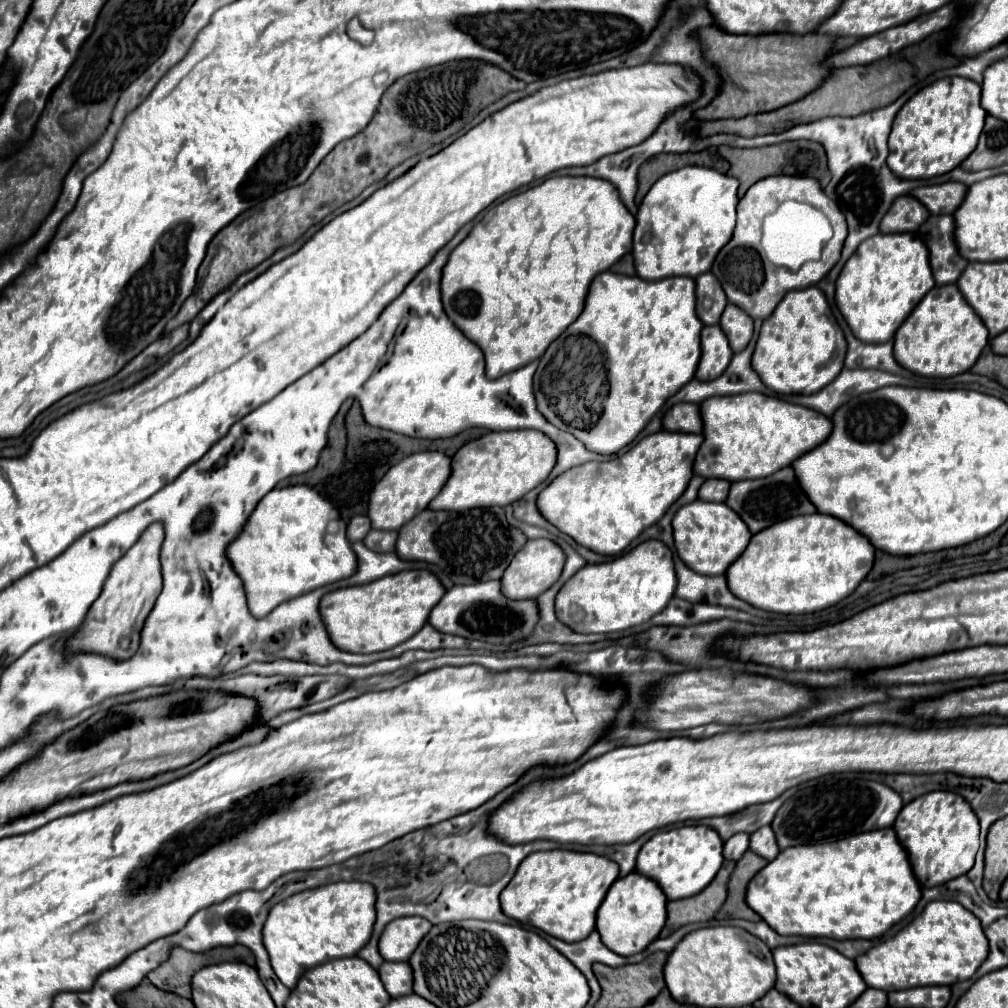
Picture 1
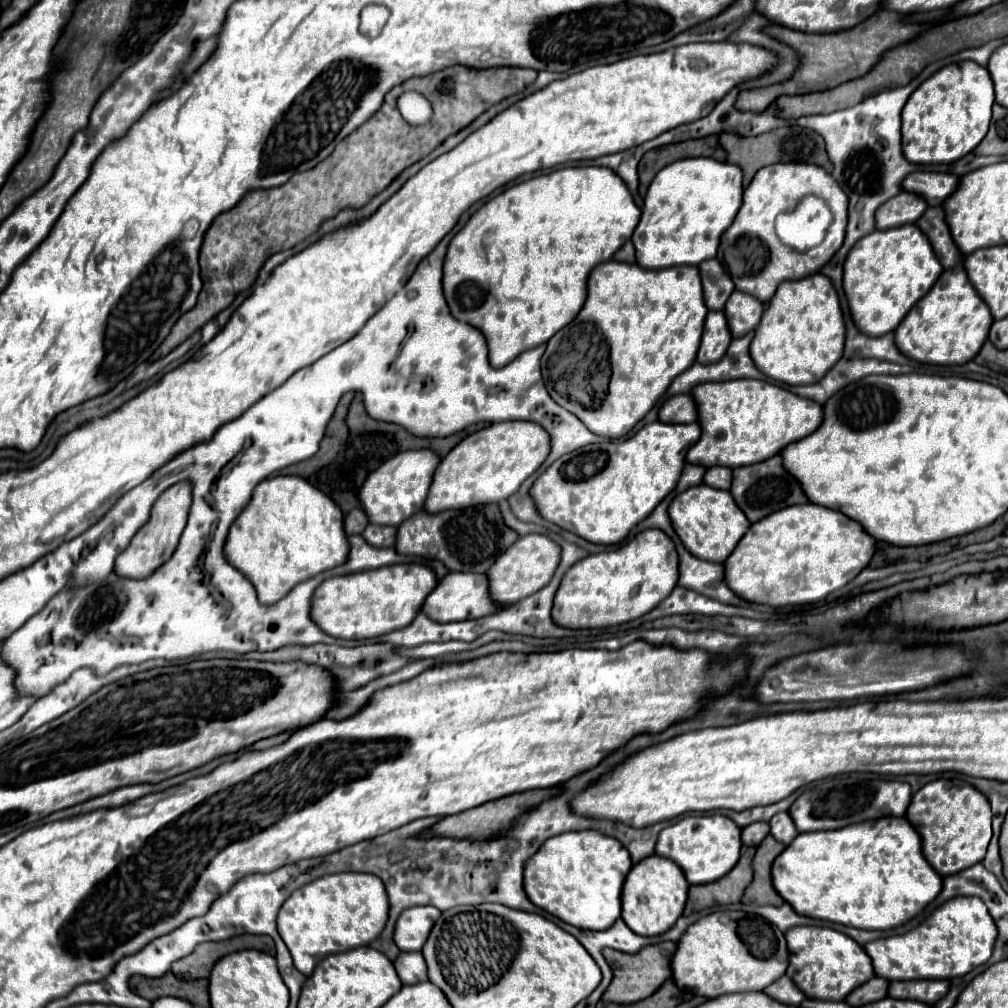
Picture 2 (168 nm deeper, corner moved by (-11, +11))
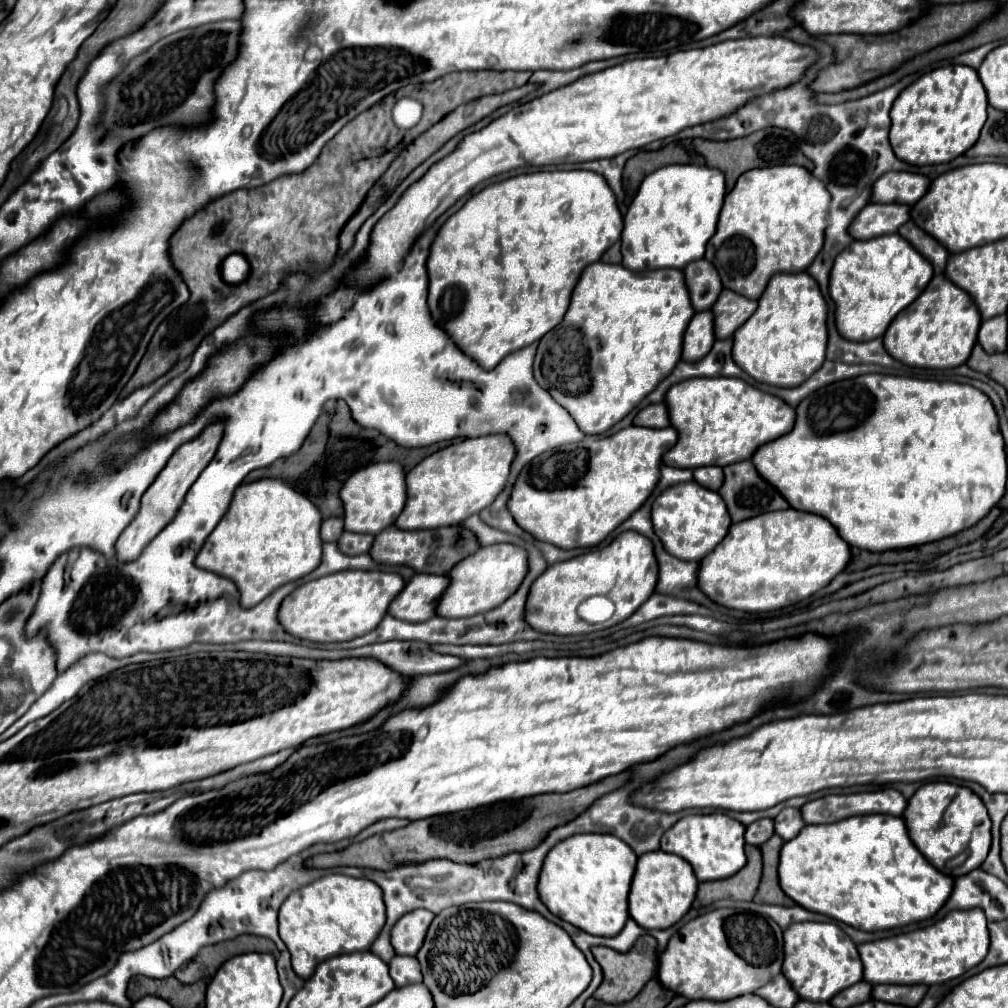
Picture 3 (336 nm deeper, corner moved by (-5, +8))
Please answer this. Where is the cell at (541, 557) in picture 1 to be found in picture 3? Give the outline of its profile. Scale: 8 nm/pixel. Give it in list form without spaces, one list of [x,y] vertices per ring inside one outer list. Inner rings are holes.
[[[515,544],[483,546],[481,552],[477,552],[477,556],[469,556],[469,560],[463,560],[463,564],[457,564],[457,568],[449,572],[453,584],[449,584],[449,592],[441,596],[441,604],[437,604],[437,612],[441,612],[441,616],[469,618],[473,614],[493,610],[501,606],[513,592],[517,592],[527,572],[529,572],[529,560],[523,548]]]

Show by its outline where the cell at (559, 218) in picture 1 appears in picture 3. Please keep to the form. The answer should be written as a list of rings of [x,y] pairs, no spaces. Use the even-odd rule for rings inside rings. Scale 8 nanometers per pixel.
[[[589,170],[533,172],[533,174],[521,174],[521,176],[491,184],[491,186],[483,188],[479,194],[475,194],[459,212],[455,212],[441,226],[441,230],[435,238],[435,244],[431,246],[431,254],[427,260],[427,272],[429,272],[427,302],[429,302],[431,316],[441,328],[445,328],[445,332],[449,332],[453,336],[453,340],[459,344],[459,348],[463,352],[467,352],[473,360],[477,360],[477,364],[481,364],[481,368],[493,370],[507,354],[541,340],[549,330],[553,330],[557,324],[563,322],[563,316],[569,310],[573,288],[575,288],[583,268],[597,262],[603,256],[603,252],[607,252],[621,238],[621,232],[623,232],[623,216],[617,208],[617,198],[613,196],[613,190],[609,188],[607,180],[597,172],[589,172]]]

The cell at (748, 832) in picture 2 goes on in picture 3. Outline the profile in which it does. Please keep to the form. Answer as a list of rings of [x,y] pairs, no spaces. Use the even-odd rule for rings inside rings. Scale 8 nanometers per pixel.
[[[769,818],[757,820],[745,830],[745,842],[753,846],[761,846],[765,840],[769,840],[769,836],[773,836],[773,820]]]

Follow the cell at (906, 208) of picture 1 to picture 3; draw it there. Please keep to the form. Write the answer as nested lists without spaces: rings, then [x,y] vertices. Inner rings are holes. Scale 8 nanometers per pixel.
[[[871,202],[855,218],[849,232],[855,240],[875,238],[875,236],[897,232],[901,228],[901,224],[905,224],[907,220],[911,220],[911,206]]]

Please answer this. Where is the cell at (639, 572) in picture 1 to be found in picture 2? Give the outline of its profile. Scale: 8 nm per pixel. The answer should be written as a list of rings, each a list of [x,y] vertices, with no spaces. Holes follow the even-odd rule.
[[[645,529],[625,545],[579,559],[555,593],[551,617],[567,629],[603,629],[633,621],[655,609],[677,585],[679,557],[661,529]]]

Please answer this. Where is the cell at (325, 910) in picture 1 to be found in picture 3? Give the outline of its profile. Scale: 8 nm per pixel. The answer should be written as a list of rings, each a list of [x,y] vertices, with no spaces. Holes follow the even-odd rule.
[[[327,874],[293,892],[279,908],[279,936],[291,954],[291,966],[303,980],[311,978],[315,966],[325,958],[369,950],[385,924],[381,888],[365,878]]]

